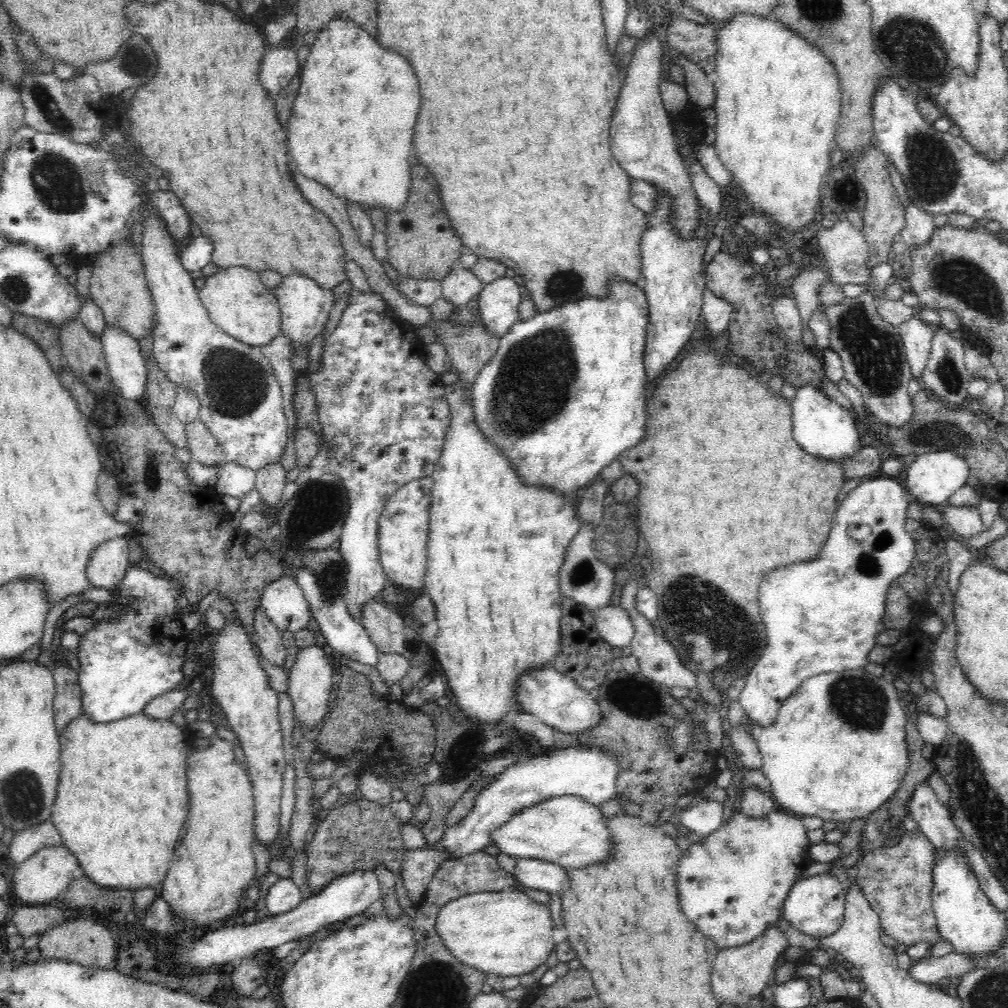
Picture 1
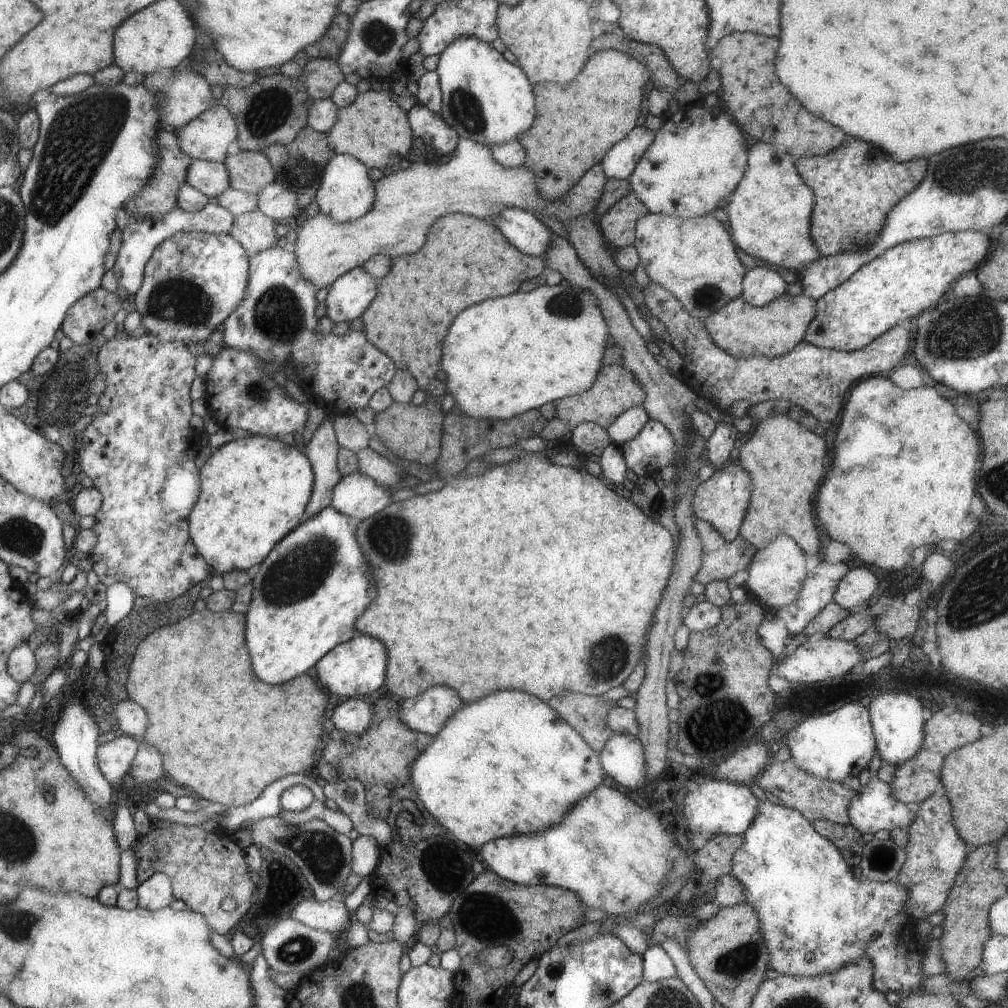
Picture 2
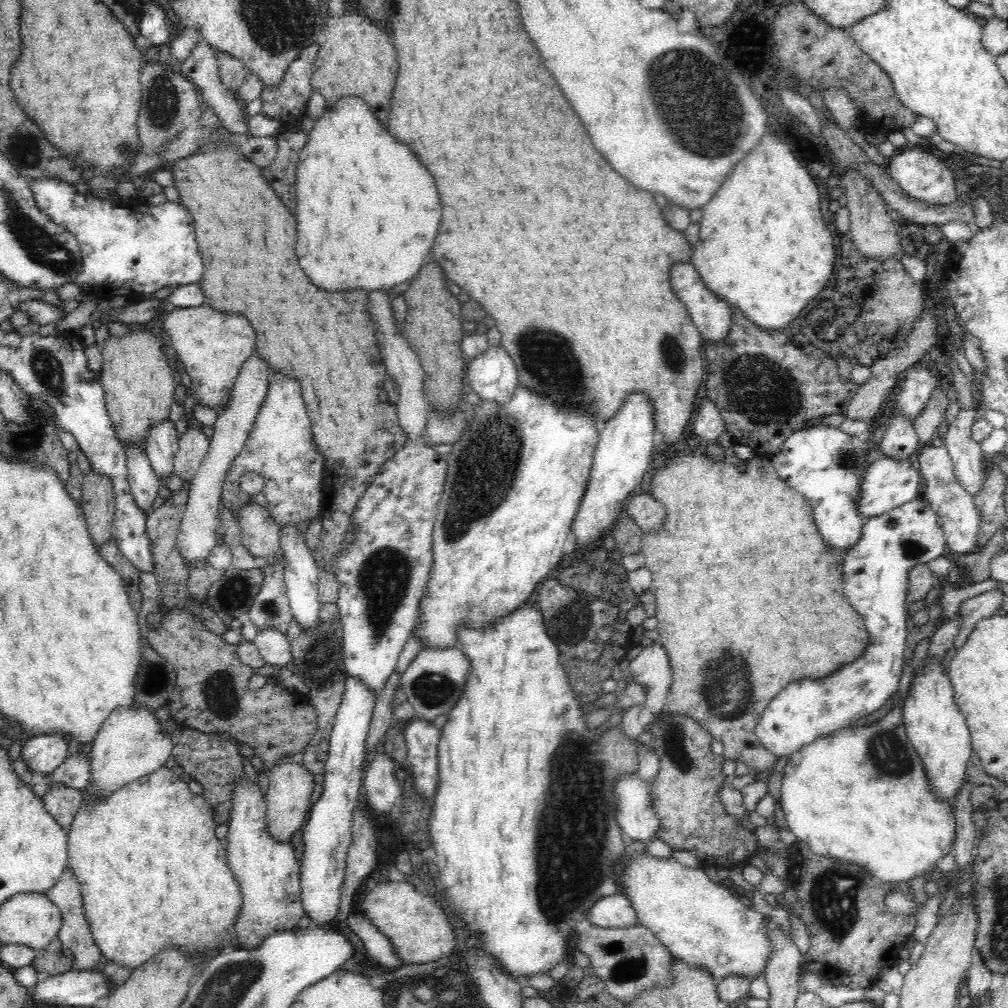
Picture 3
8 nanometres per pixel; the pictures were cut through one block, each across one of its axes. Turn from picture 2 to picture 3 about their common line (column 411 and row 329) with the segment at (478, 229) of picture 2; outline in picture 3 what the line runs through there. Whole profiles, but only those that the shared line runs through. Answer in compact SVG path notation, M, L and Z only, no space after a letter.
M202 104L200 110L201 115L195 126L205 129L206 140L189 157L173 161L170 169L180 202L188 209L196 224L197 245L204 258L204 276L199 286L205 297L205 305L220 308L220 312L244 312L244 316L248 316L258 338L256 350L266 358L270 368L278 372L280 368L284 368L284 372L292 372L292 376L300 380L304 402L308 406L307 415L311 420L312 436L326 456L327 483L323 486L321 513L324 516L324 529L313 552L318 568L321 572L327 572L326 563L346 544L345 530L349 528L350 516L361 493L368 488L370 478L377 473L377 468L405 445L406 435L399 425L397 406L386 401L382 408L381 402L378 402L378 394L387 375L385 364L380 364L380 376L368 376L368 360L372 364L372 356L378 356L378 350L374 338L376 333L370 322L371 316L364 306L364 292L358 294L358 312L354 312L354 306L348 304L348 292L326 292L310 282L294 254L294 214L288 212L278 194L268 186L266 177L262 176L261 167L249 161L244 153L238 150L234 141L222 132L220 119L214 110L206 104Z

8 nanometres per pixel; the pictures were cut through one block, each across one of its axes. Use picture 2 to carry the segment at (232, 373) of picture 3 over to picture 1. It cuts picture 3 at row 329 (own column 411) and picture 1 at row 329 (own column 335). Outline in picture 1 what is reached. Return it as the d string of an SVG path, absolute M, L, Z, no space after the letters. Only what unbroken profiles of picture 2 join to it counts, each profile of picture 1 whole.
M236 266L208 276L199 298L213 324L232 339L250 347L262 347L281 334L282 317L276 296L266 292L254 270Z

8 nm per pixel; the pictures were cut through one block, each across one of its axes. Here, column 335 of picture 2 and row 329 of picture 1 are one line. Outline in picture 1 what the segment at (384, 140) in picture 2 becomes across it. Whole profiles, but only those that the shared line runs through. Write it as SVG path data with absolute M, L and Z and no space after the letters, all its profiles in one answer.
M132 240L113 242L107 249L94 255L92 277L90 278L90 298L102 310L108 326L121 328L136 341L149 337L155 325L155 307L145 276L144 264Z

